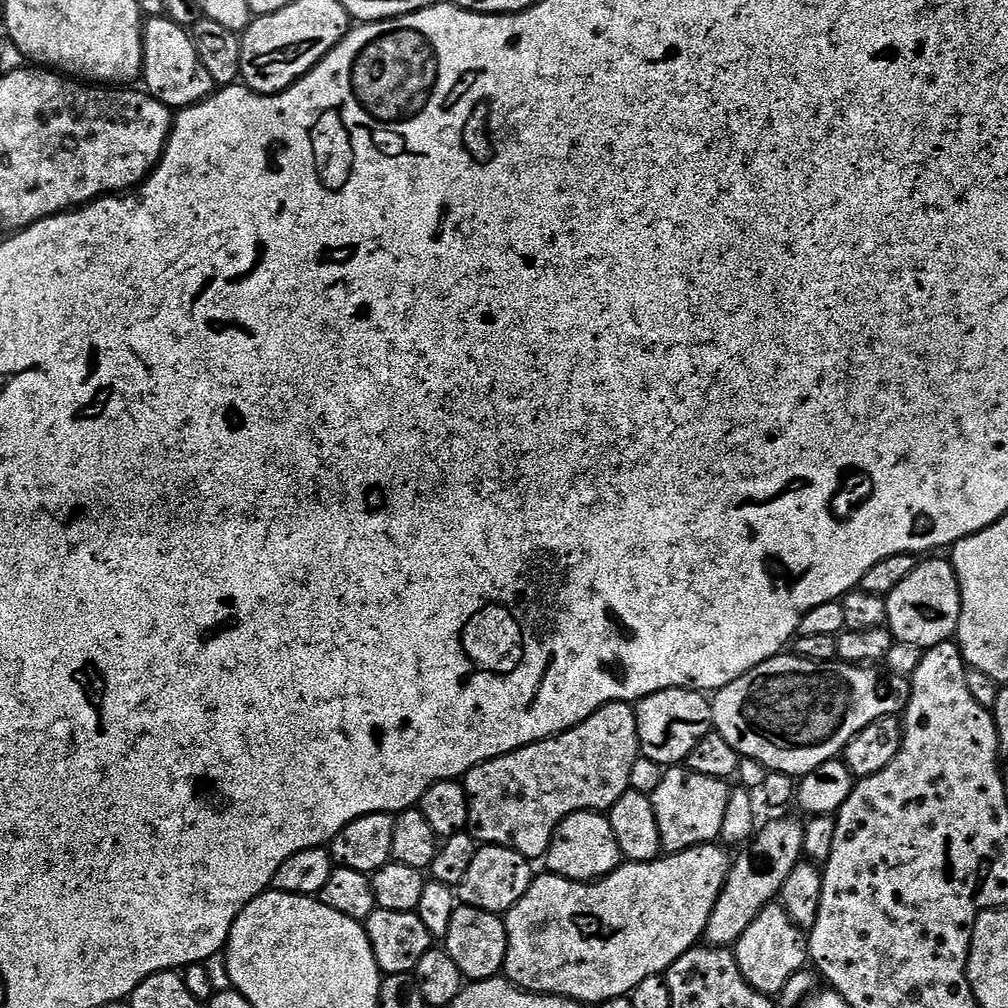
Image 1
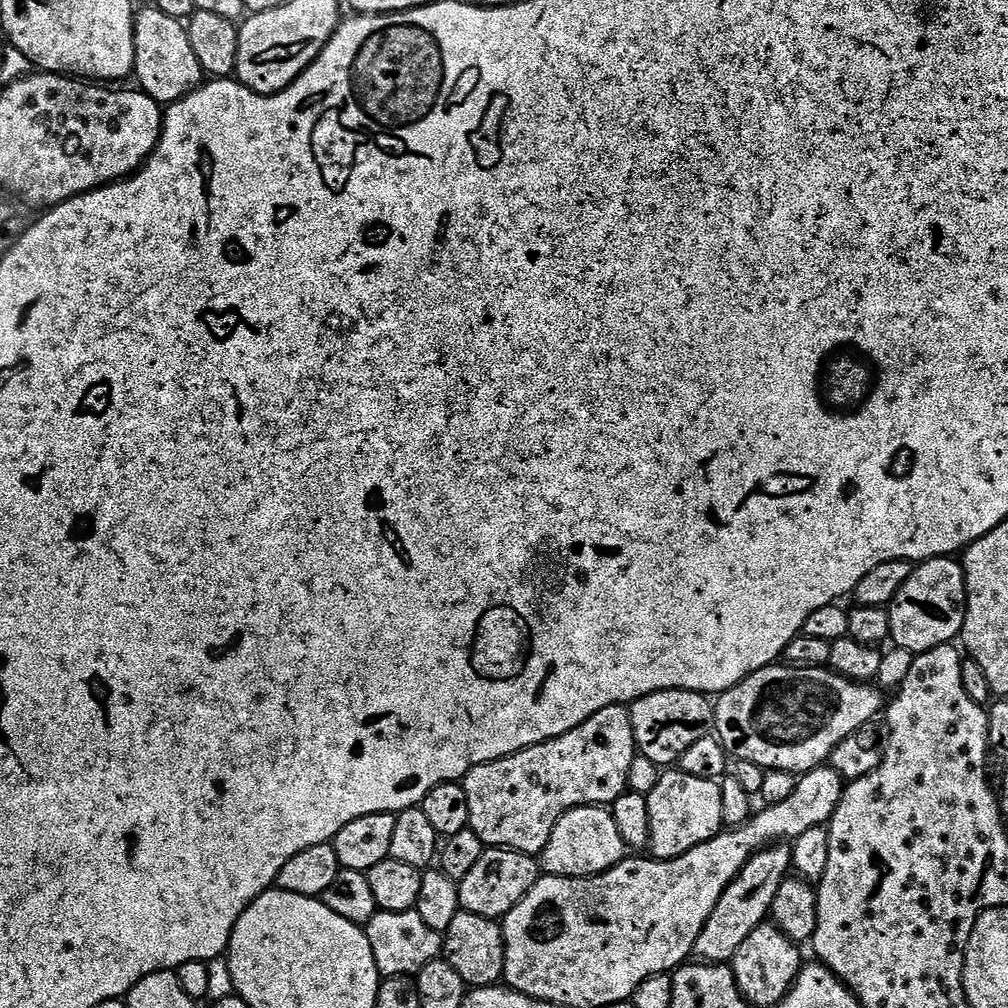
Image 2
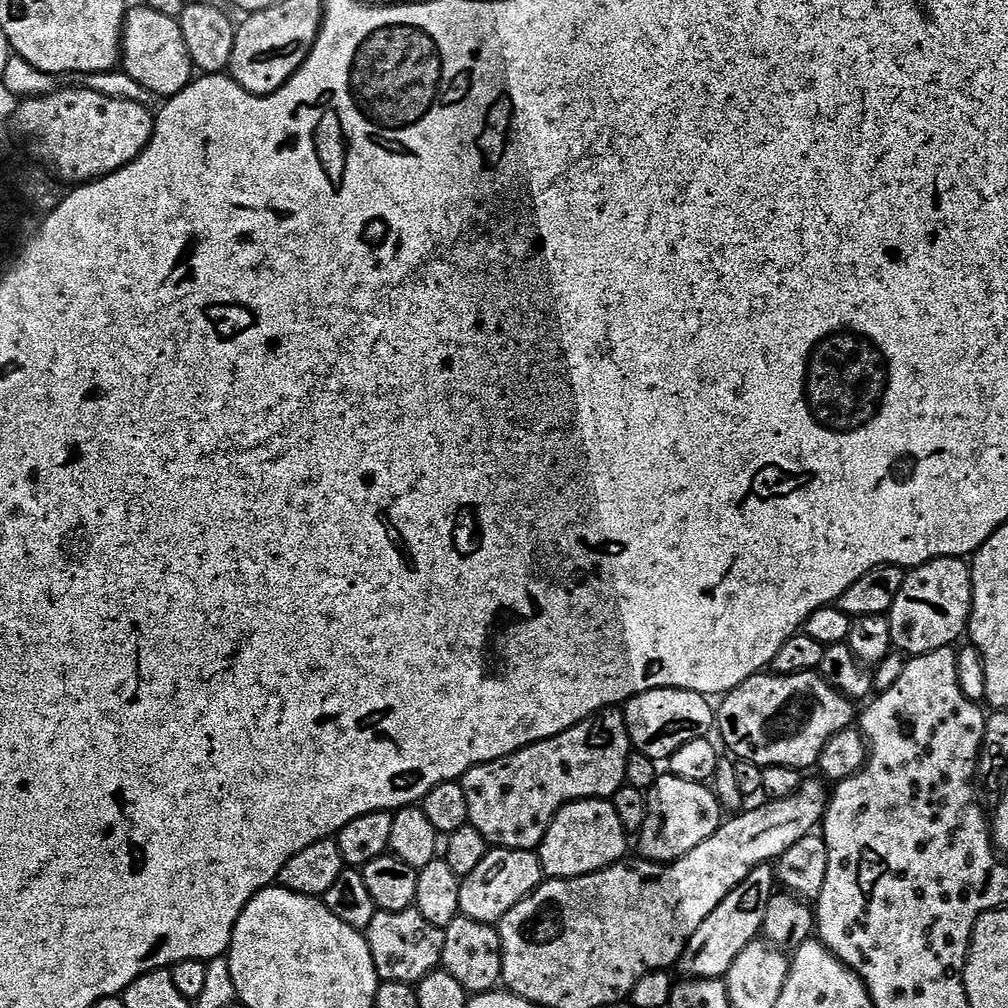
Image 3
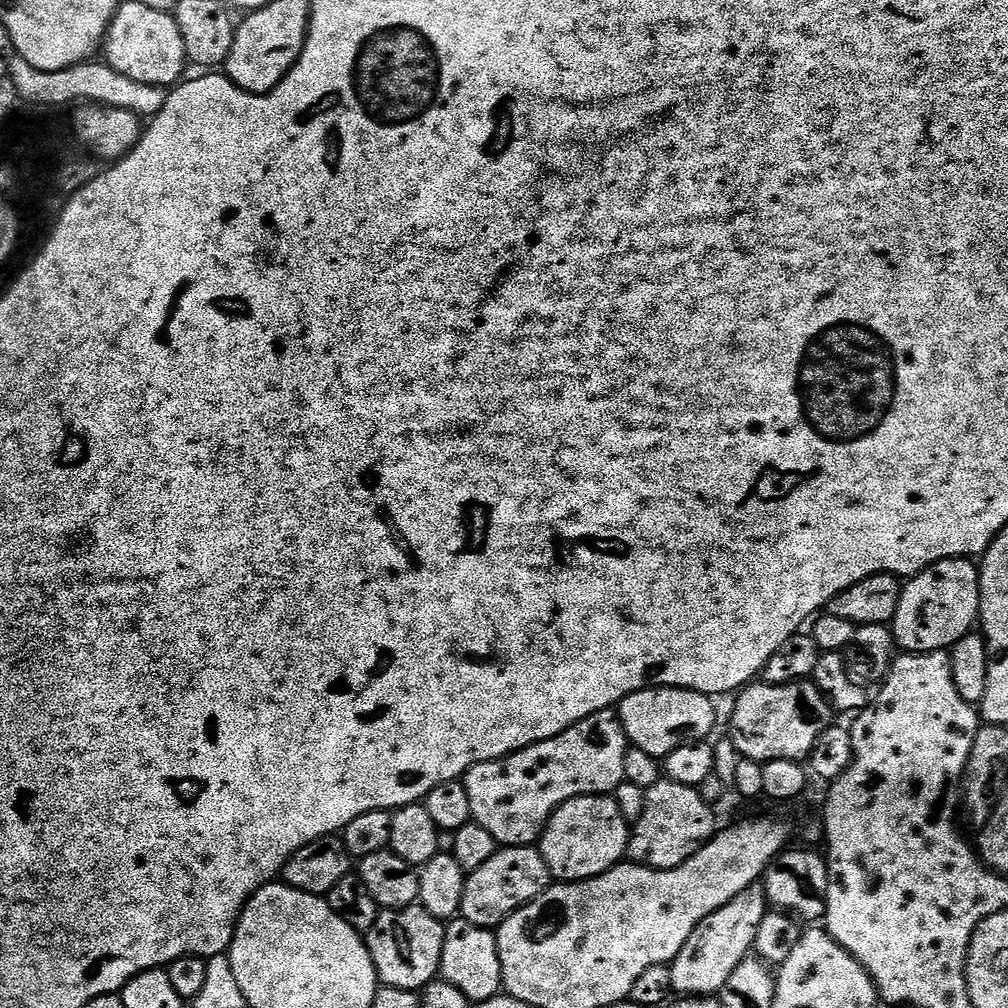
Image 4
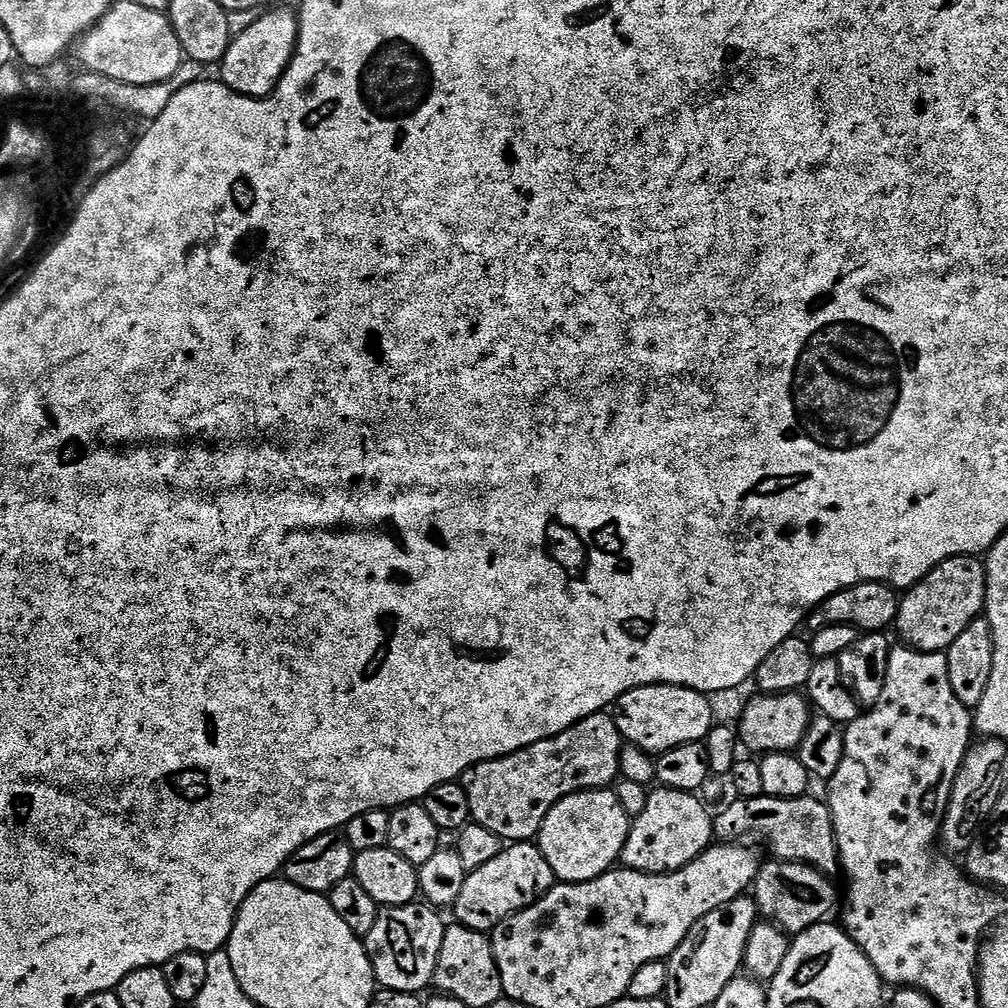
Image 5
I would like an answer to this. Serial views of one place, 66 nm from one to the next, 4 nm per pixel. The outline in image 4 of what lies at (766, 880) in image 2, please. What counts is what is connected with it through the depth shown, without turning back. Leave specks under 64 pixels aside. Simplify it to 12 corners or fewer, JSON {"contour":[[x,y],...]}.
{"contour":[[751,884],[671,962],[673,993],[715,997],[756,946],[769,910]]}

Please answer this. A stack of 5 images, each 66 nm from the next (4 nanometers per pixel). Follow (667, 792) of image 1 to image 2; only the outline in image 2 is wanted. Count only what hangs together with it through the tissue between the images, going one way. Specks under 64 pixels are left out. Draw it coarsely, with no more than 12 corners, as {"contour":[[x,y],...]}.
{"contour":[[668,770],[647,797],[648,845],[673,860],[725,827],[715,780]]}

